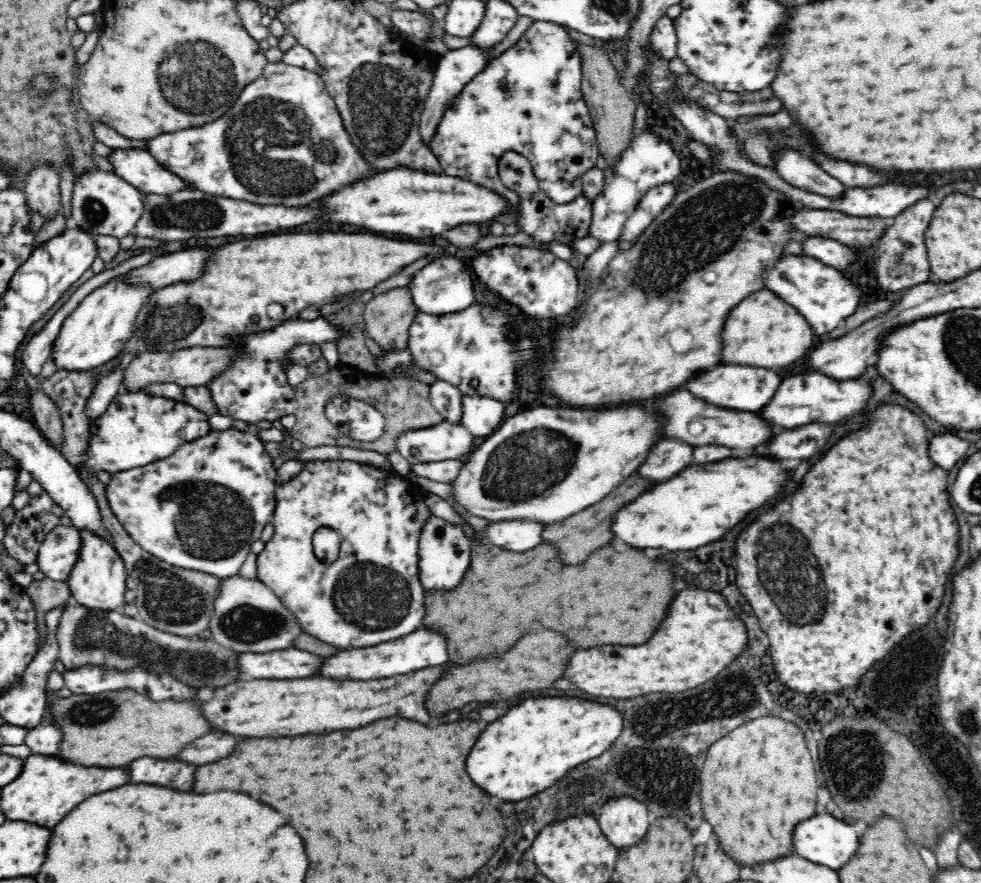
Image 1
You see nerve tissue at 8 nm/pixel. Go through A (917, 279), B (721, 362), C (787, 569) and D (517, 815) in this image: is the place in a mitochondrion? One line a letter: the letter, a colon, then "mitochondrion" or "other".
A: other
B: other
C: mitochondrion
D: other

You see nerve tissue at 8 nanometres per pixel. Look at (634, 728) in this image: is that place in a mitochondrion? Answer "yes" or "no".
yes

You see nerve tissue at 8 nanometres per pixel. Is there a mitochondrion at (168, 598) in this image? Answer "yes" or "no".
yes

